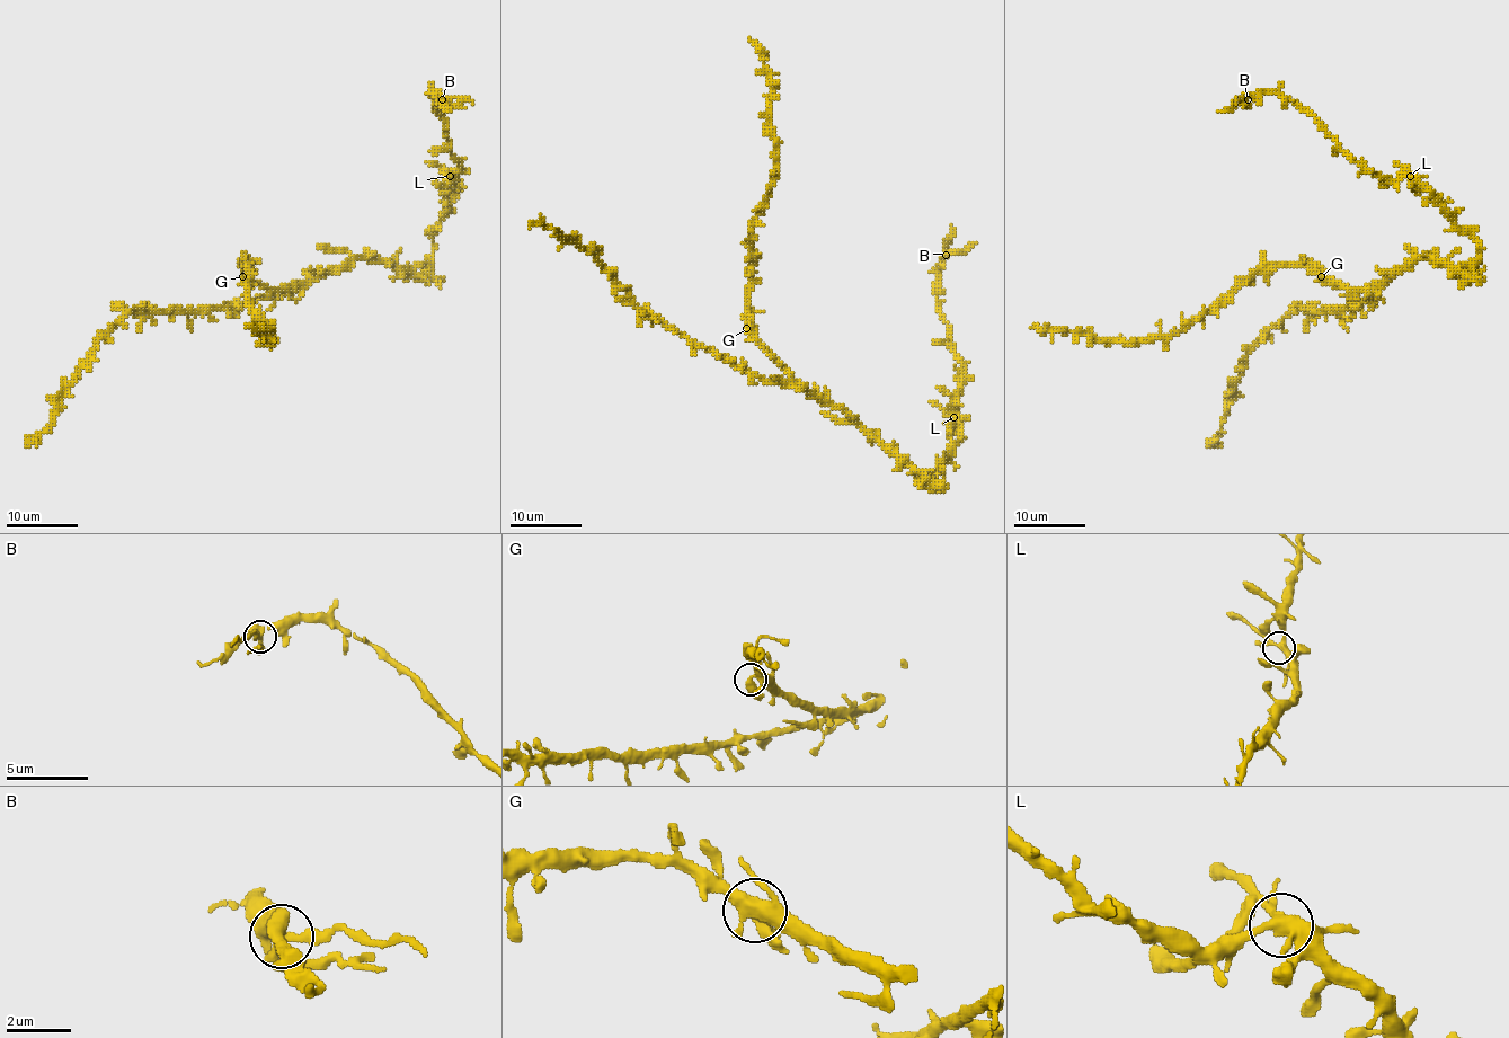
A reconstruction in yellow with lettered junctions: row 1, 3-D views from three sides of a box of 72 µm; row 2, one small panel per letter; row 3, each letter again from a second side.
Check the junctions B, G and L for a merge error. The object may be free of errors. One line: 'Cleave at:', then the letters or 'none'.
Cleave at: B

